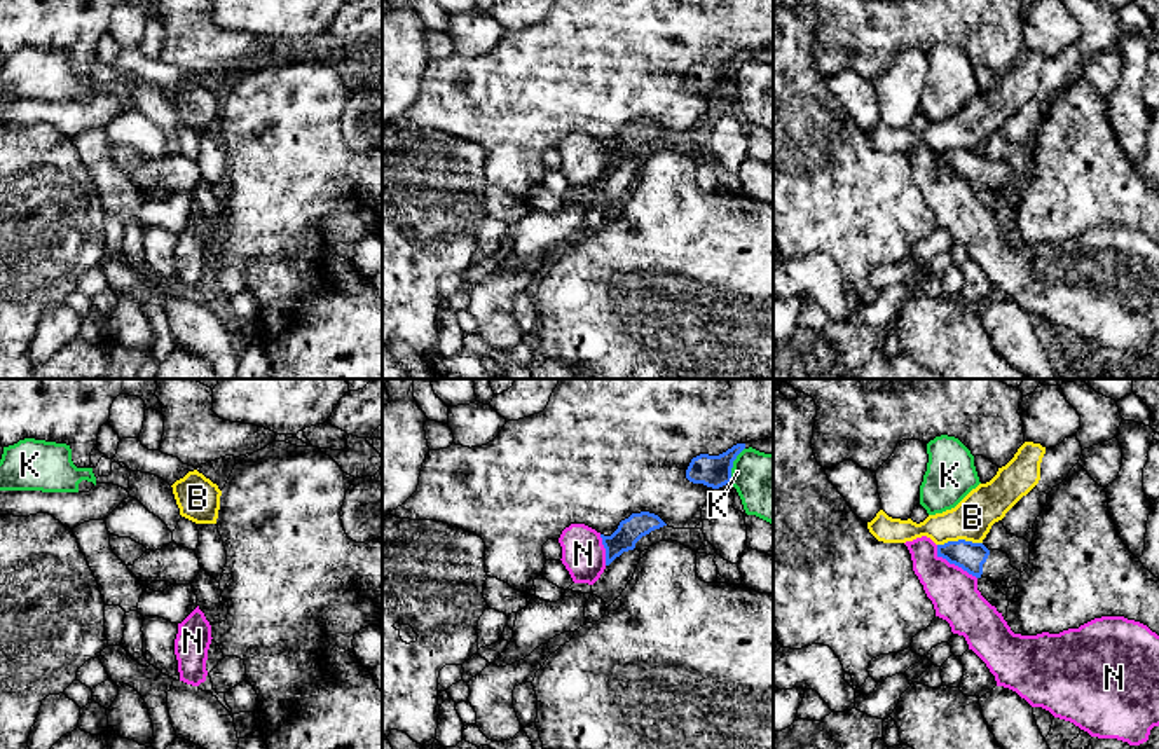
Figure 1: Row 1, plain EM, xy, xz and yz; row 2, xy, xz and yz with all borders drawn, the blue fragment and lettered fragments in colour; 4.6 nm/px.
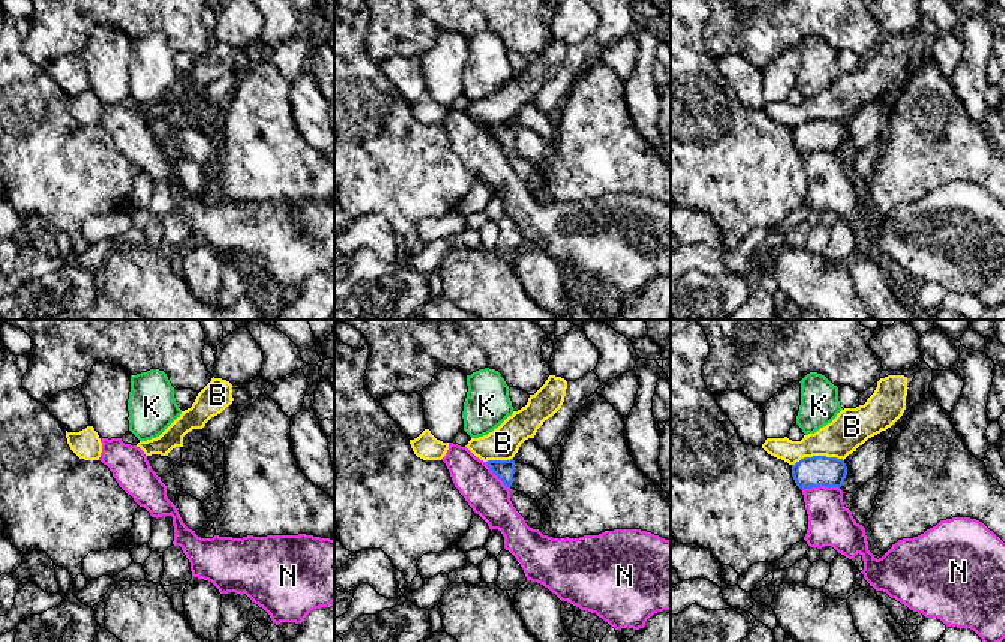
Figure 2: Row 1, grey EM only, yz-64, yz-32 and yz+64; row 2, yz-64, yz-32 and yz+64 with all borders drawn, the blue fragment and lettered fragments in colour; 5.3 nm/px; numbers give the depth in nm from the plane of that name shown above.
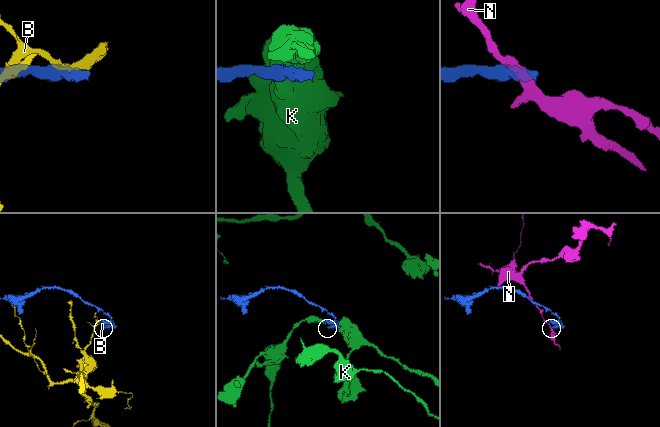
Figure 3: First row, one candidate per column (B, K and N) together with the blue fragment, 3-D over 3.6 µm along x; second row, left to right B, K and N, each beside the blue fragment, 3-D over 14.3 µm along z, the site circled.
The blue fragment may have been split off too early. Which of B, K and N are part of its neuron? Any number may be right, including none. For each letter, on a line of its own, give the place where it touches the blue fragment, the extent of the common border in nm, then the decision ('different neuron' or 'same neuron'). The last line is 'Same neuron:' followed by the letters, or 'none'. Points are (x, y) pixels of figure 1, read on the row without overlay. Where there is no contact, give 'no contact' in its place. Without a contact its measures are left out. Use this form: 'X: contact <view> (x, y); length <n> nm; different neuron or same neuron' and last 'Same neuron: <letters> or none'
B: contact yz (959, 149); length 200 nm; different neuron
K: contact xz (732, 74); length 180 nm; different neuron
N: contact yz (953, 171); length 240 nm; different neuron
Same neuron: none

